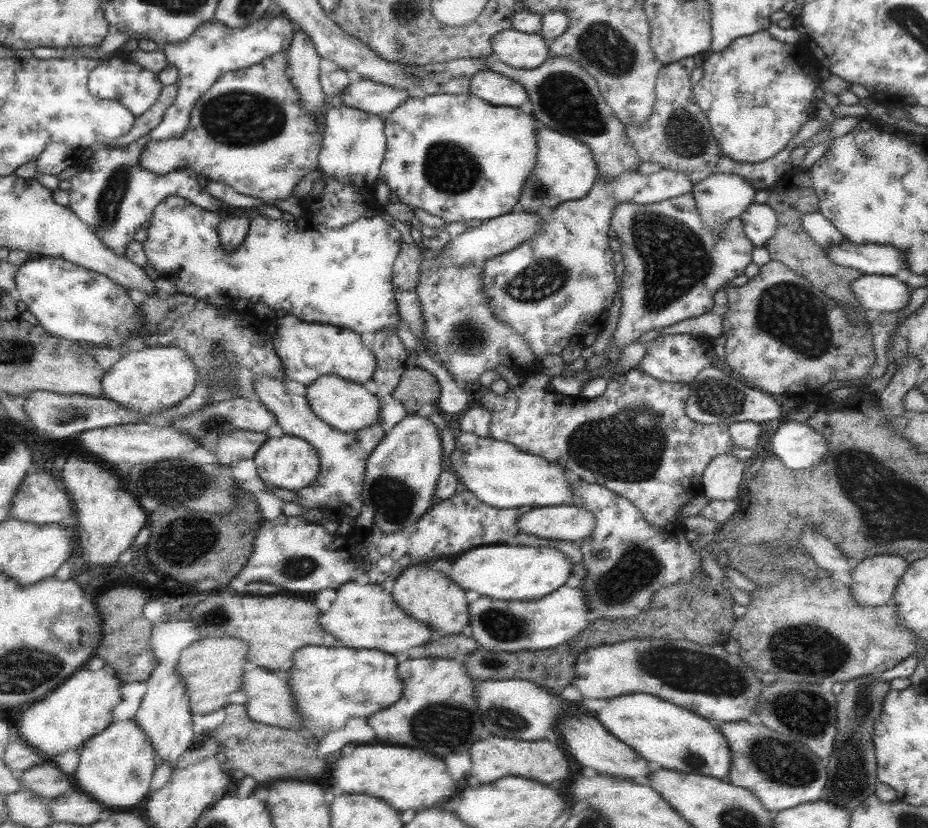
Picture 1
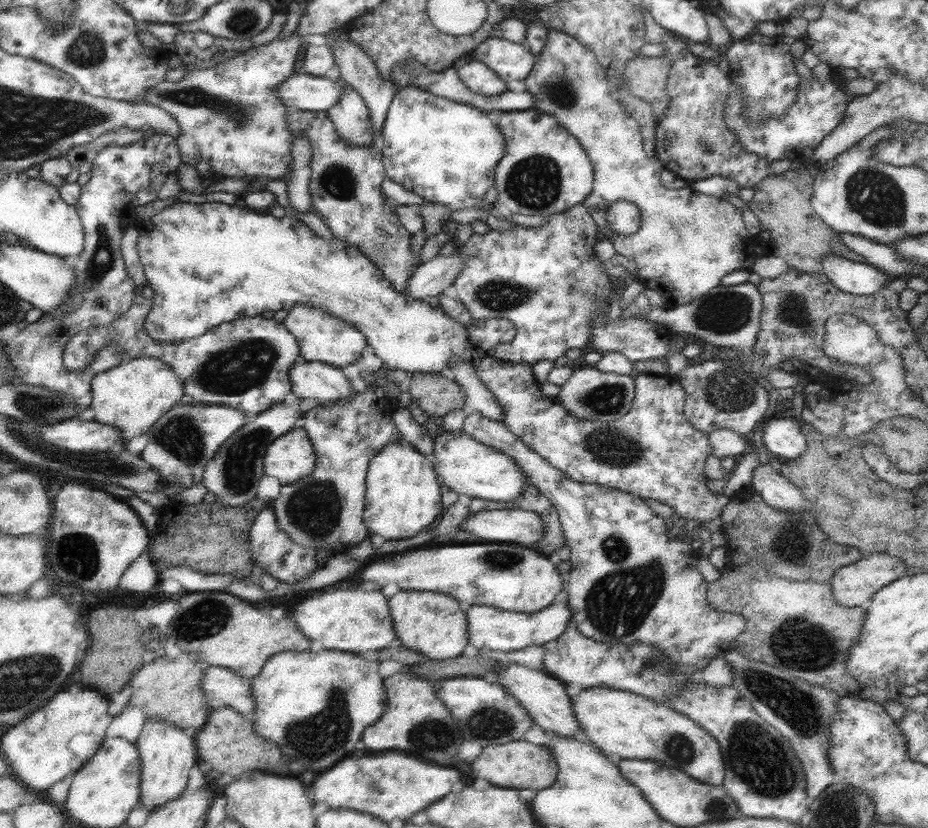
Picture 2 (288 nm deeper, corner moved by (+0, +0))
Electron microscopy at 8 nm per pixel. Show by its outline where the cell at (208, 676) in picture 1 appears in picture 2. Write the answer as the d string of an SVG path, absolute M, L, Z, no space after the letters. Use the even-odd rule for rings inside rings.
M181 652L177 656L177 660L167 660L161 654L157 660L145 664L141 670L137 670L131 676L131 680L127 682L131 686L127 706L141 708L145 718L167 722L171 726L177 726L181 732L185 732L189 736L195 736L205 726L207 714L211 710L207 706L203 690L201 690L203 670L205 668L201 668L201 664L197 660L197 654Z

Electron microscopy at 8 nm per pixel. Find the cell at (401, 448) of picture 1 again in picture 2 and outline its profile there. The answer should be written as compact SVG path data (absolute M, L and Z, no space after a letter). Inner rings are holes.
M403 440L389 444L375 454L365 476L363 510L363 524L371 536L381 536L385 542L413 538L421 534L421 530L435 526L443 512L441 484L429 458Z

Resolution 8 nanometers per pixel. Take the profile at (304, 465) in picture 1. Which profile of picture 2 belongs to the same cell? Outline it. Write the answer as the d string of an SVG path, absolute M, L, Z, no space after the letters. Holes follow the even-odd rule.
M293 428L273 440L263 456L265 476L277 478L283 486L293 488L315 468L315 450L303 428Z

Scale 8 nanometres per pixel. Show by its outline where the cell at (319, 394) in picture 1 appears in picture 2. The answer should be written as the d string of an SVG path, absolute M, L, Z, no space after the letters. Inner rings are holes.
M297 360L289 368L291 394L297 400L309 400L317 406L333 404L339 400L353 400L353 390L343 376L341 368L329 364L313 364Z

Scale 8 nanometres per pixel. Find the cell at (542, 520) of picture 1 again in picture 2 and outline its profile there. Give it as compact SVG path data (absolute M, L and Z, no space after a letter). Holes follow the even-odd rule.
M527 510L471 512L461 528L463 532L487 542L515 542L519 546L531 546L543 536L541 516Z

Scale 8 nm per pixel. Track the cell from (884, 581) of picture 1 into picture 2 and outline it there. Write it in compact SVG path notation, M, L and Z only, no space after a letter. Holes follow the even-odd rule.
M871 554L871 556L863 556L855 564L839 568L831 576L829 588L831 588L831 596L833 596L835 604L839 604L843 608L861 608L861 610L867 610L869 604L871 604L871 598L873 598L873 594L877 590L885 588L887 584L891 584L897 578L903 578L905 574L907 574L905 564L899 562L897 558L893 558L889 554Z

